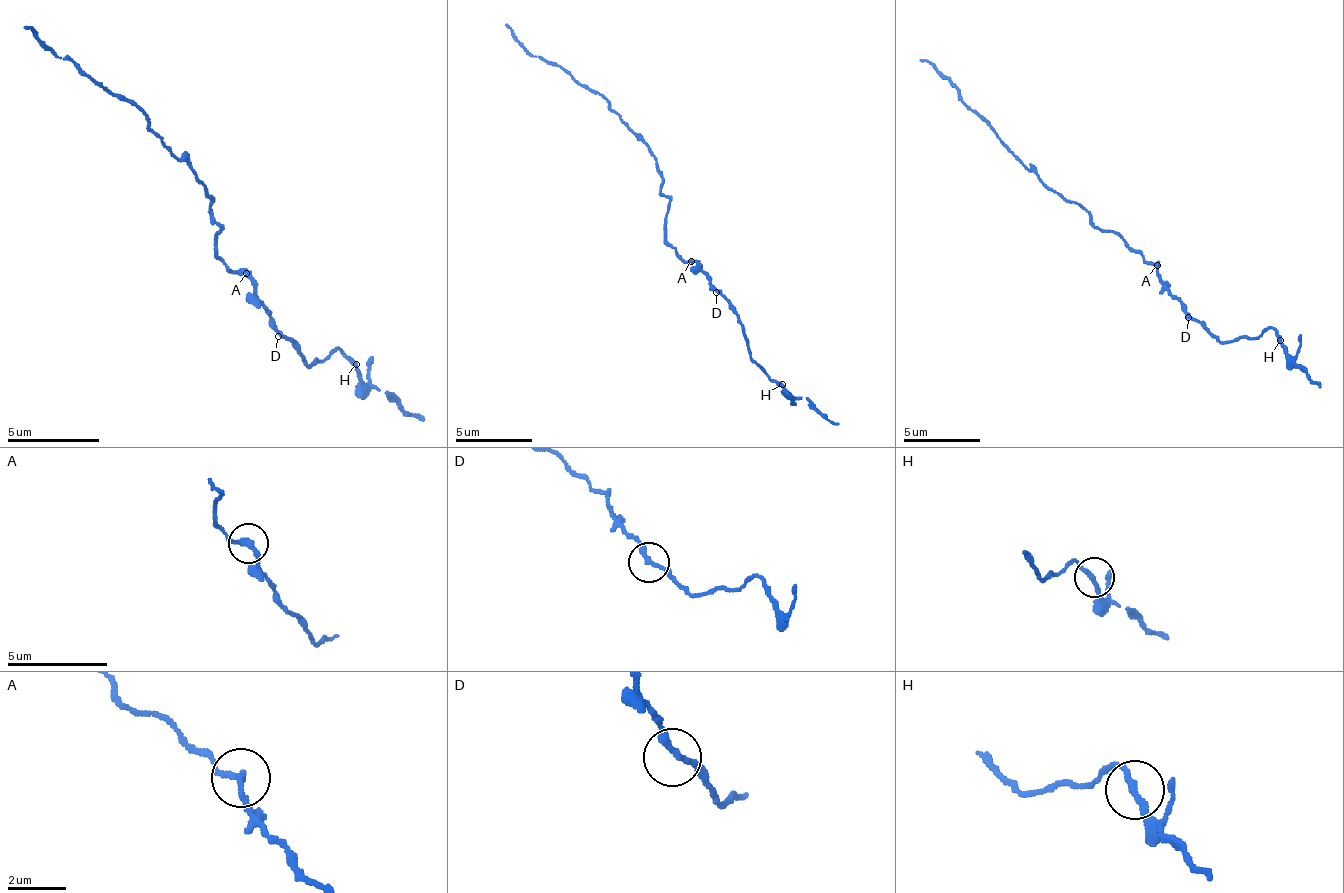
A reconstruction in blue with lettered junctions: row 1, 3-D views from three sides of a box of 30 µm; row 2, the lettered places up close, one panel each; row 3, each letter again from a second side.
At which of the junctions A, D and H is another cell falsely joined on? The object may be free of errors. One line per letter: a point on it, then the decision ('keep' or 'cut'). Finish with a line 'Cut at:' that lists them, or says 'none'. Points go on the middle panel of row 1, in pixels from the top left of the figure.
A: place (691, 261); keep
D: place (716, 292); keep
H: place (782, 384); keep
Cut at: none

